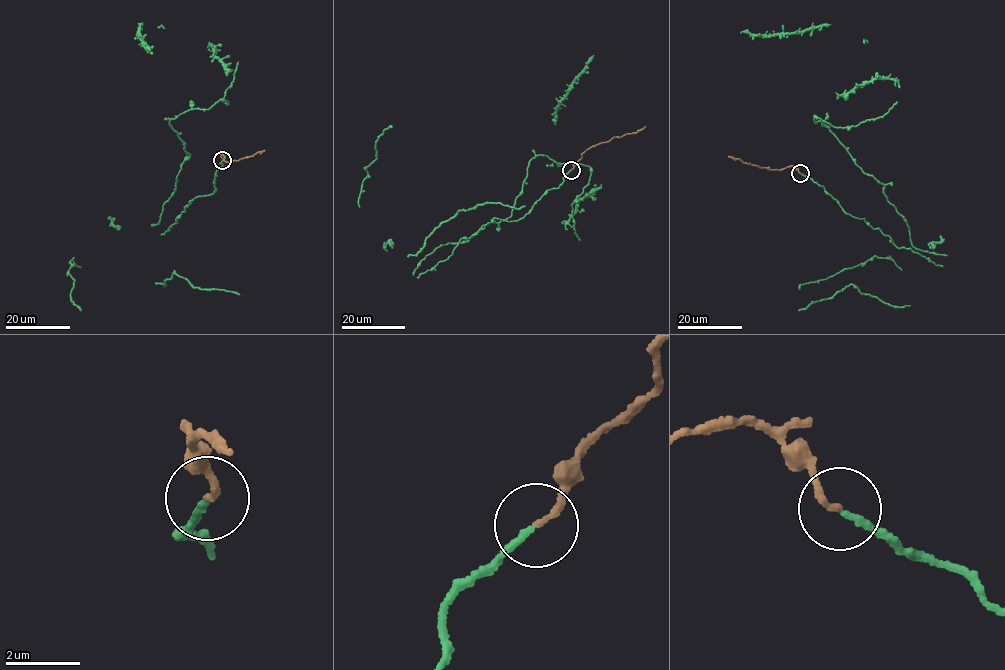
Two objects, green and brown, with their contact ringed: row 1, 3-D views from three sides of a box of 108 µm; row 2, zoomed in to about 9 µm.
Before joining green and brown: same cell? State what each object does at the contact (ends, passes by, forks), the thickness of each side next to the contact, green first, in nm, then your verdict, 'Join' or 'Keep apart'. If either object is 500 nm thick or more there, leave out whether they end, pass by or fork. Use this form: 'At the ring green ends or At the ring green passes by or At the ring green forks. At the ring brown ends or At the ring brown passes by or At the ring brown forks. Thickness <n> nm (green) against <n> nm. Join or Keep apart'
At the ring green ends. At the ring brown ends. Thickness 180 nm (green) against 180 nm. Keep apart

